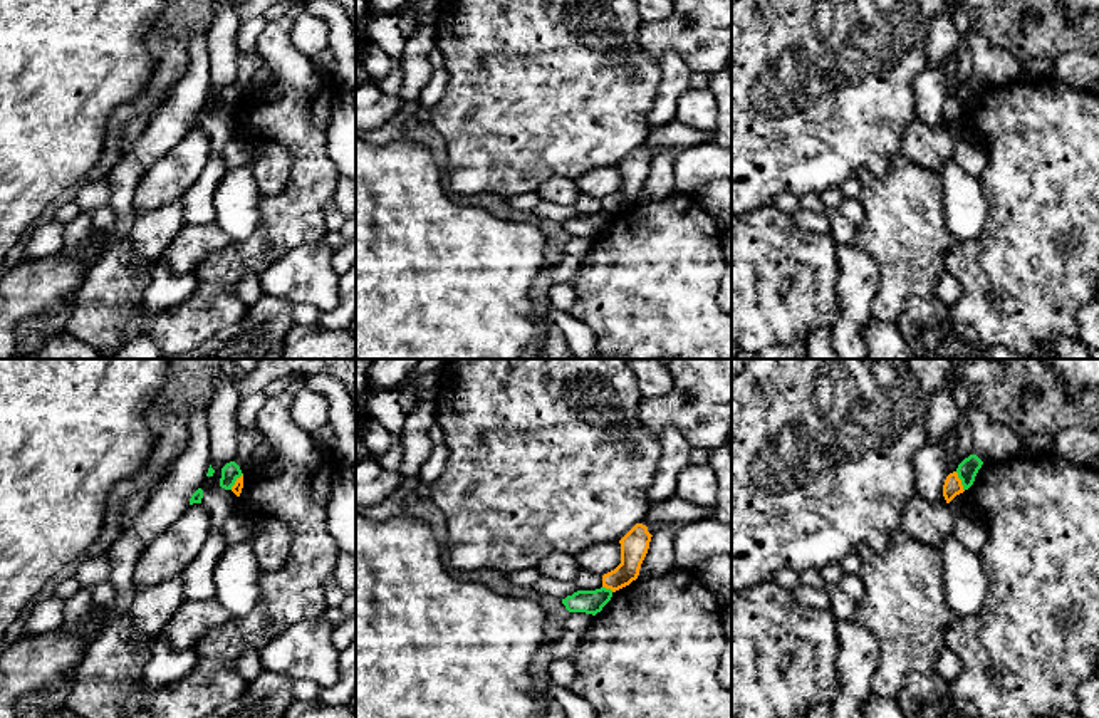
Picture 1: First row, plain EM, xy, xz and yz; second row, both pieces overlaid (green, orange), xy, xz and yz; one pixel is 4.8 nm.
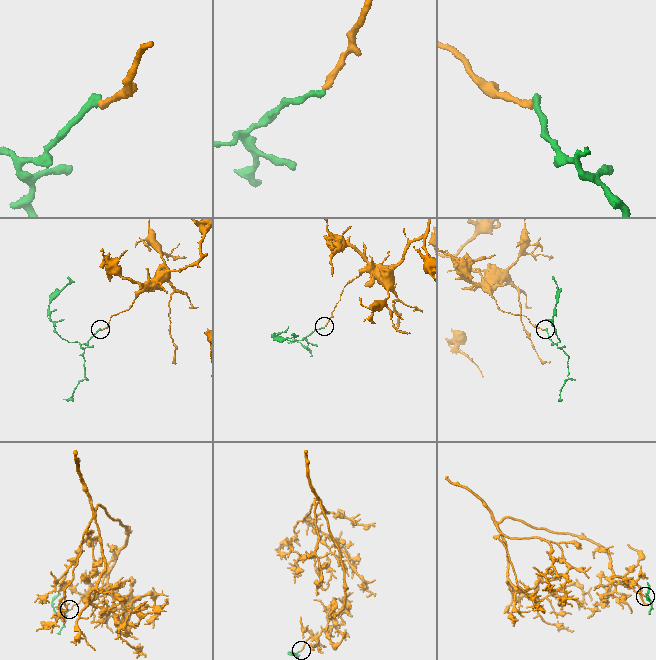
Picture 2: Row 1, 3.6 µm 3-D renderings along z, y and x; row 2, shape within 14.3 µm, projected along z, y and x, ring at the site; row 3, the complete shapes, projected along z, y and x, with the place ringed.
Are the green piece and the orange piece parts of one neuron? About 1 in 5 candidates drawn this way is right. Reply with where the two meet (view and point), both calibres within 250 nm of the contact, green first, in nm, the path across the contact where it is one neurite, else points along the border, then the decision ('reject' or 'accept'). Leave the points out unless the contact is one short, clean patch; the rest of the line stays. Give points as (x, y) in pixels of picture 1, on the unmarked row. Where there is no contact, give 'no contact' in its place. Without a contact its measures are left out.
yz (962, 106) | 100/90 nm | along yz (955, 96), (963, 114) | reject

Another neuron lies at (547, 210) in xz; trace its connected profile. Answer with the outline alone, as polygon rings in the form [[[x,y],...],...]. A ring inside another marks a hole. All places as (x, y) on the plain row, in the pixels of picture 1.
[[[540,200],[532,213],[544,220],[552,220],[560,225],[579,215],[574,205],[552,203],[547,200]]]

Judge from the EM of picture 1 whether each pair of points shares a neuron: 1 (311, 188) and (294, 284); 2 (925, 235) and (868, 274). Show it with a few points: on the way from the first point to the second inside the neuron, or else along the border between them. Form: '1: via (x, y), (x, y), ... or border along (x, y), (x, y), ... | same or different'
1: border along (322, 239), (297, 245), (267, 267) | different
2: border along (853, 244), (861, 247), (880, 270), (871, 306) | different

